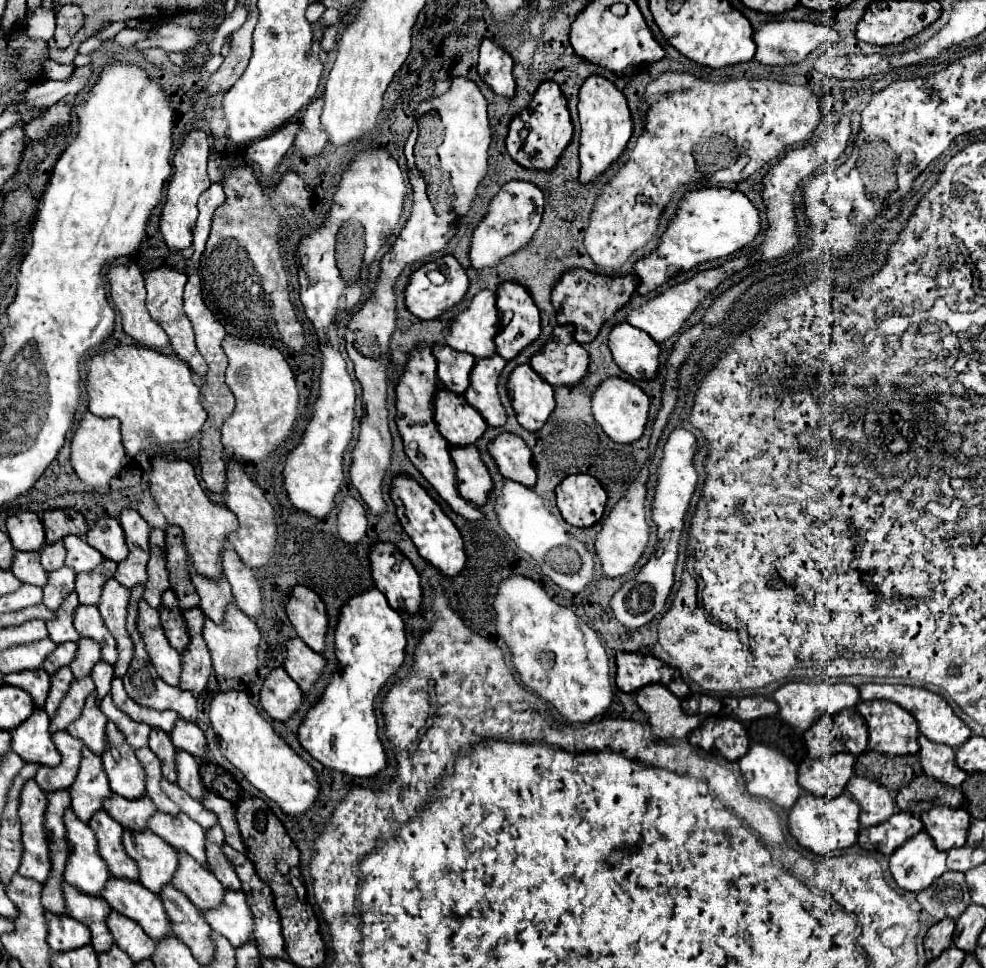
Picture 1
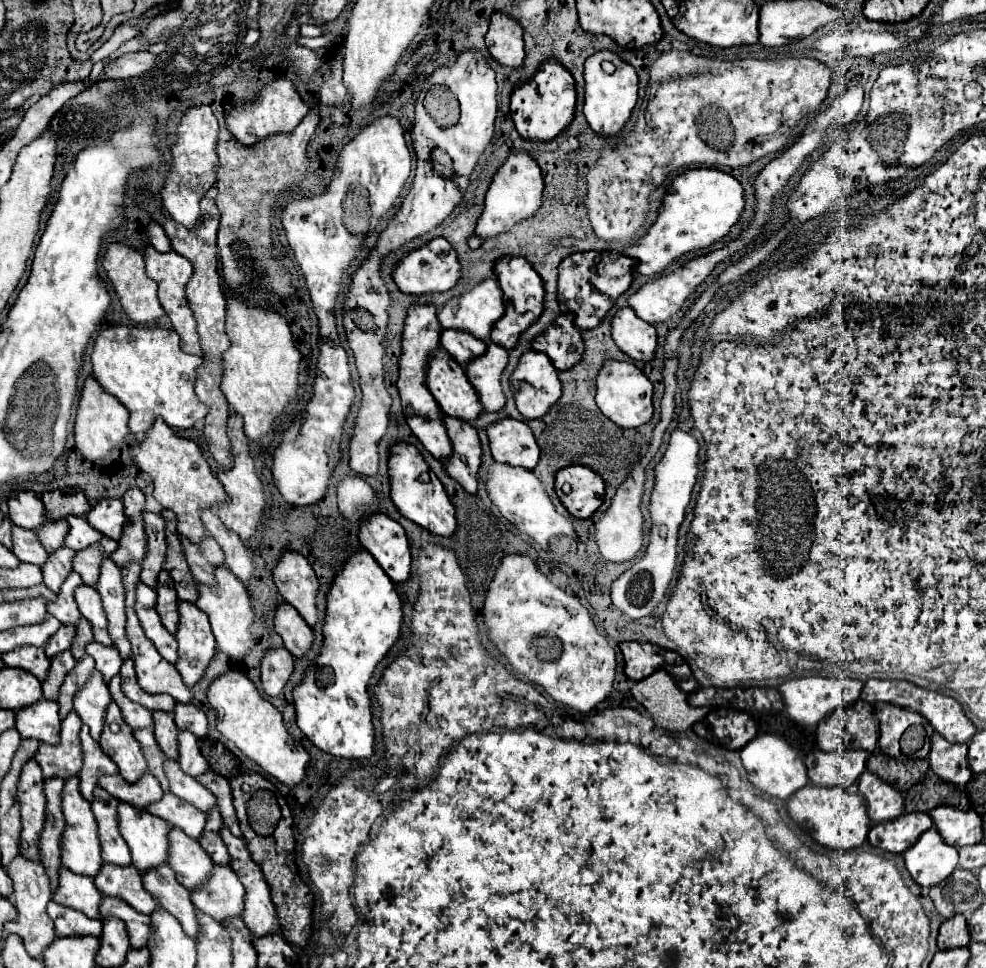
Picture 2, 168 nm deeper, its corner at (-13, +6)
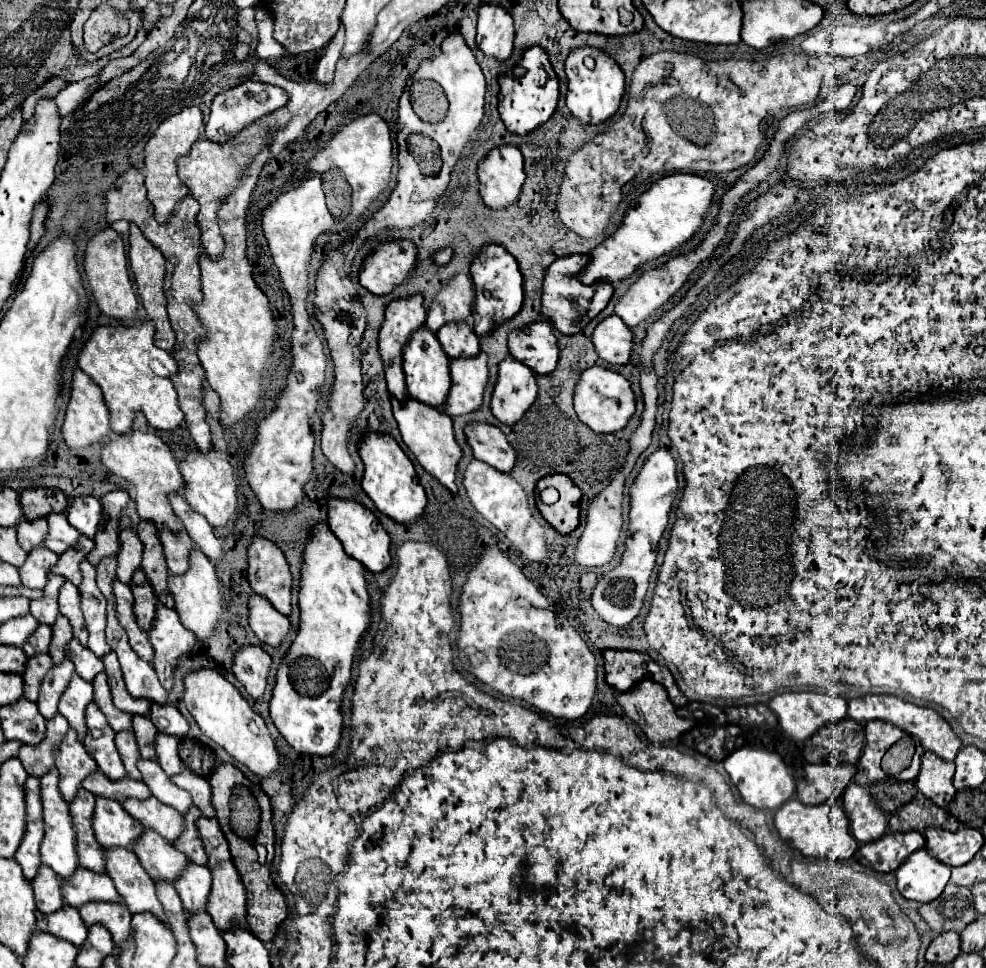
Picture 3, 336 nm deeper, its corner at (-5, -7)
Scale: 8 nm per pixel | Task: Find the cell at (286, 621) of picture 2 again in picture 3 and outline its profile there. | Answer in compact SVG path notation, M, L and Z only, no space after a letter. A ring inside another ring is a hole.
M262 596L250 598L250 620L248 622L254 634L264 644L270 644L272 648L278 648L290 632L290 620L284 614L280 614L270 604L270 600Z

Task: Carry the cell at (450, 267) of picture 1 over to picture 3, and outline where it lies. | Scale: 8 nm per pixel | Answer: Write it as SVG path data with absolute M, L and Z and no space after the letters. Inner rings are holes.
M386 242L366 258L360 284L378 296L390 294L402 282L408 282L418 266L418 248L414 242Z

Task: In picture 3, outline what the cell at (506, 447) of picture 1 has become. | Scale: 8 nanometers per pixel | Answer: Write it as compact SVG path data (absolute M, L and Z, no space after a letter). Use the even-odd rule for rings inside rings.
M472 422L464 432L476 460L490 464L498 472L512 472L516 452L500 428L484 422Z

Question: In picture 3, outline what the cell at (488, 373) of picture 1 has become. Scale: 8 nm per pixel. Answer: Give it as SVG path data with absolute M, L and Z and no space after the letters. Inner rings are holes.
M480 352L474 358L450 360L452 388L446 402L450 416L462 416L482 406L484 388L488 384L488 356Z

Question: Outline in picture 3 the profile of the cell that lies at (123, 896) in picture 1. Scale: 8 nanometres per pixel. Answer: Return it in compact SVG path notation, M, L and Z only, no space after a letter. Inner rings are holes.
M78 868L74 872L74 876L60 880L60 882L62 882L64 900L72 908L80 908L88 902L124 904L122 896L118 894L118 890L108 874L96 874L86 868Z

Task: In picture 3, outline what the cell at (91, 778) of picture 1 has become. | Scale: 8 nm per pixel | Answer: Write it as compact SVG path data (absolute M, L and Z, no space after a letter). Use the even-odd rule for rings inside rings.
M72 728L68 730L66 740L62 740L62 748L56 752L56 768L60 772L58 788L66 802L74 800L76 792L82 786L82 780L98 770L98 764L88 756Z

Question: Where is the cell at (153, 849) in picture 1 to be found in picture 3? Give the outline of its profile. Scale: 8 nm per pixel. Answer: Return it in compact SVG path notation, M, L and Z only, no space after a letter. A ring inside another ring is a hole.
M96 798L94 808L94 834L102 848L132 848L134 842L142 836L144 826L138 824L122 804L106 798Z

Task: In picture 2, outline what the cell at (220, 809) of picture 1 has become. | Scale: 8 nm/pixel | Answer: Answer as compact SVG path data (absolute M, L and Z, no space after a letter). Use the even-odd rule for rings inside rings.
M212 769L206 771L202 777L196 777L196 779L198 779L206 789L210 789L210 791L214 793L216 803L218 803L218 809L220 809L220 815L222 815L226 827L228 827L236 837L242 837L242 833L240 833L240 829L238 829L238 821L236 821L236 817L234 817L236 811L234 811L234 807L232 807L232 795L230 795L230 785L228 785L228 781L226 781L222 775L214 773Z

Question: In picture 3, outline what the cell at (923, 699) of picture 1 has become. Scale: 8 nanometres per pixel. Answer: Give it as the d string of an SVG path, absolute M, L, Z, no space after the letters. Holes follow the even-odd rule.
M866 694L866 696L860 696L860 698L854 698L848 702L848 716L852 720L858 720L860 724L866 724L870 720L884 720L884 722L890 722L902 730L906 730L908 734L916 736L922 746L930 752L934 752L936 756L944 758L944 760L954 760L958 750L962 748L962 742L960 738L952 732L950 724L932 708L922 708L922 706L916 706L916 704L910 704L910 702L904 702L902 698L896 698L896 696L888 696L888 694Z

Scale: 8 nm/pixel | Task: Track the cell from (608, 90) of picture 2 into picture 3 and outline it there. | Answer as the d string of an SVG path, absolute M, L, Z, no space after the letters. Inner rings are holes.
M576 48L568 58L566 58L566 76L568 76L568 94L566 94L566 106L568 110L582 120L582 124L604 124L608 118L612 118L616 114L616 110L620 108L622 96L624 96L624 88L626 88L626 78L624 72L620 70L620 66L602 50L598 48ZM586 56L592 56L596 60L596 68L588 70L582 60Z

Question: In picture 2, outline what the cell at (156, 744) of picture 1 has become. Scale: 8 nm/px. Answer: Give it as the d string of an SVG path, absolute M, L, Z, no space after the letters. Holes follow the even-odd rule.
M154 711L152 717L154 717L154 737L160 749L164 751L166 757L178 759L178 727L174 723L172 713Z

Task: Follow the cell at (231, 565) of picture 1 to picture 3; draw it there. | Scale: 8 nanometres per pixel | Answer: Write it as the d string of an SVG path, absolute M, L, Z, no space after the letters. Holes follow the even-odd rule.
M180 494L170 496L170 502L172 502L172 508L174 508L174 512L178 514L180 522L184 524L186 532L188 532L190 538L194 540L194 544L210 558L210 562L216 564L216 560L222 558L222 552L224 552L224 550L222 550L220 540L214 536L210 524L206 522L206 518L200 516L198 512L194 512L194 510L190 508L190 504L186 502L186 498L180 496Z

